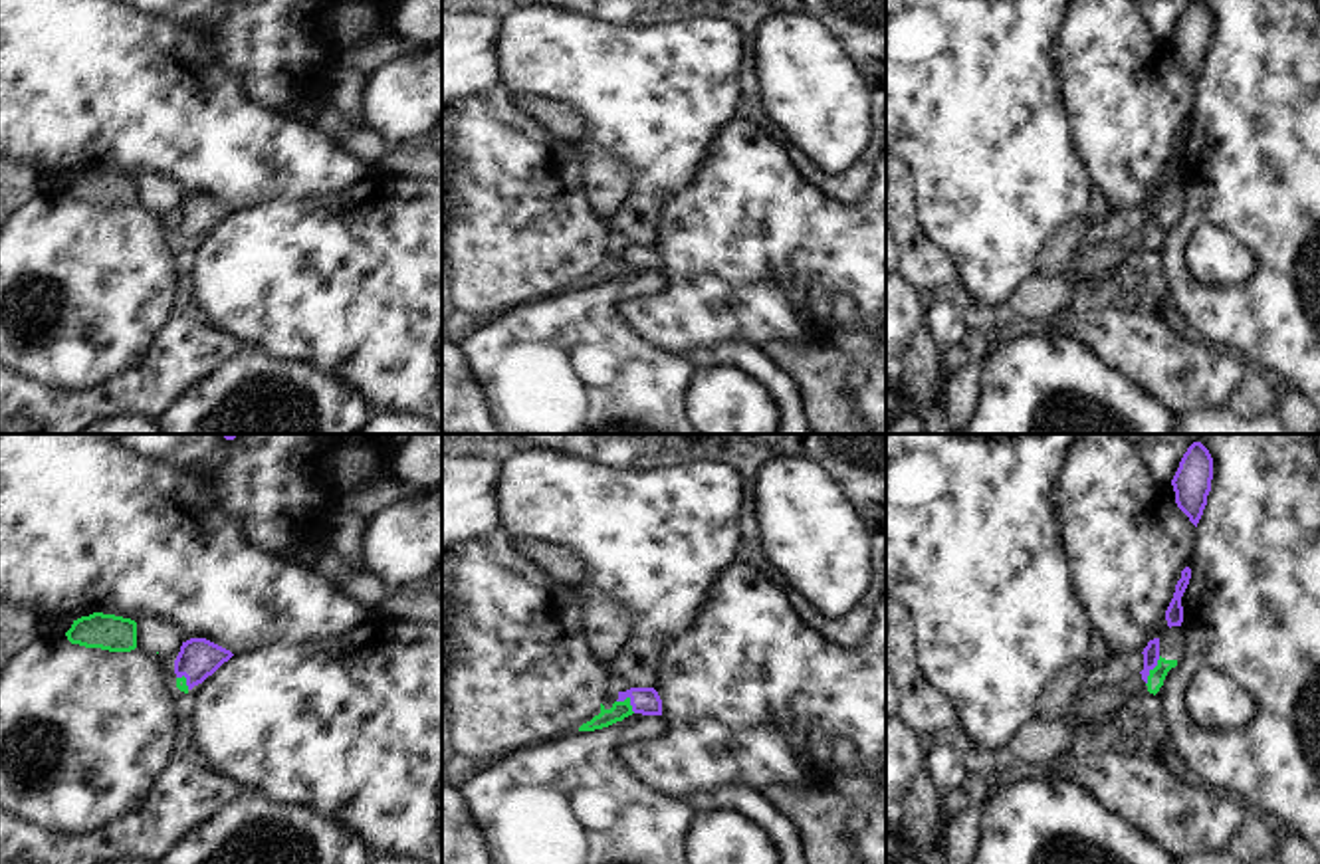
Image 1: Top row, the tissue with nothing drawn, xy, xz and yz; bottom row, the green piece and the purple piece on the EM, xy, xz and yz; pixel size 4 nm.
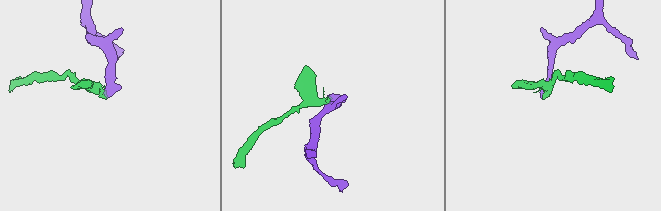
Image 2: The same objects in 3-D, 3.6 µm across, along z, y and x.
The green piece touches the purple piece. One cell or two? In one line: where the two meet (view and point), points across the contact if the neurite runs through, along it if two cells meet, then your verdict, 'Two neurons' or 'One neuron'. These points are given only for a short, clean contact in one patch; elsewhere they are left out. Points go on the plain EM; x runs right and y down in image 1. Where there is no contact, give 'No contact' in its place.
Touches green at yz (1152, 226). Boundary: yz (1160, 213), (1146, 240). Two neurons.

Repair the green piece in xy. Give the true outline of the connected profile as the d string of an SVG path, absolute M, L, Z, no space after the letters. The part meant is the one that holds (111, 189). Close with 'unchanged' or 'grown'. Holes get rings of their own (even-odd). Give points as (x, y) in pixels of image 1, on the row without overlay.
M93 168L73 176L65 192L71 200L85 204L131 208L137 204L137 178L115 170Z; unchanged

